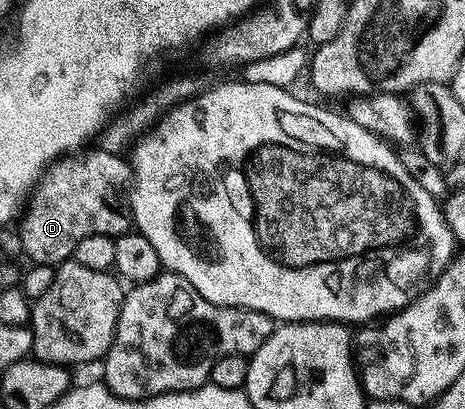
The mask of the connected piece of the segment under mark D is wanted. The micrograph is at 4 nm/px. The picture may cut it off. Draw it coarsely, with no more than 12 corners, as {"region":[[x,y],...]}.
{"region":[[59,157],[21,213],[22,255],[58,266],[89,234],[132,231],[131,165]]}

